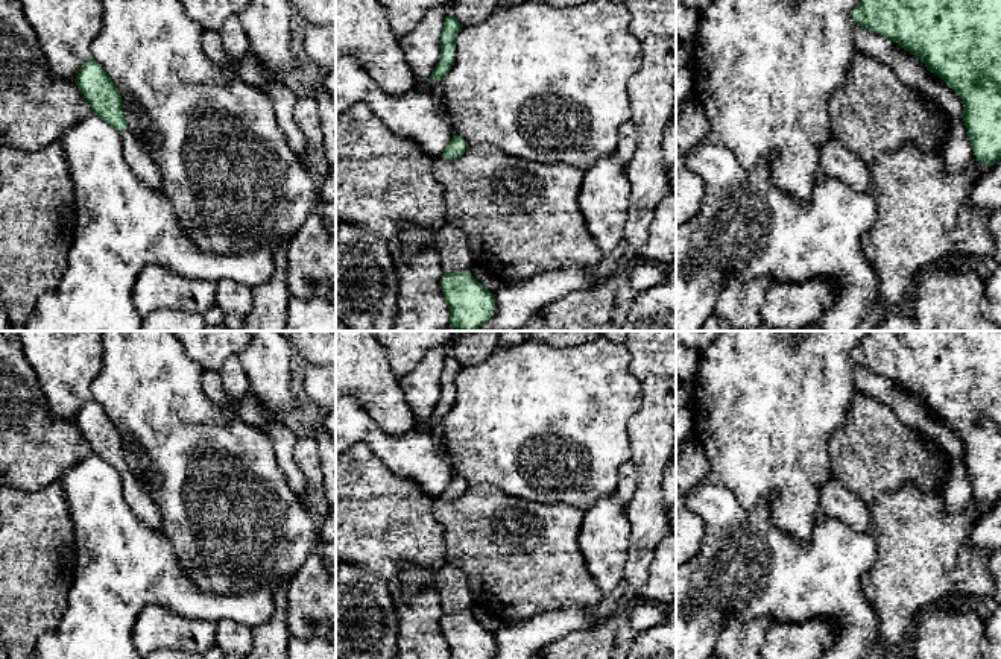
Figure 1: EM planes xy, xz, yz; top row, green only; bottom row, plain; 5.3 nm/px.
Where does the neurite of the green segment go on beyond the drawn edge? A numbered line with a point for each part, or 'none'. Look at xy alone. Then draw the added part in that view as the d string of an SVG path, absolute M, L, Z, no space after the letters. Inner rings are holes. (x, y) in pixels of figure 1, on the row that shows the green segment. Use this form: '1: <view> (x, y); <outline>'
1: xy (143, 166); M128 128L120 131L118 134L122 138L125 161L128 162L128 166L141 182L144 182L150 188L158 190L163 184L163 175L155 161L141 147L140 141Z

